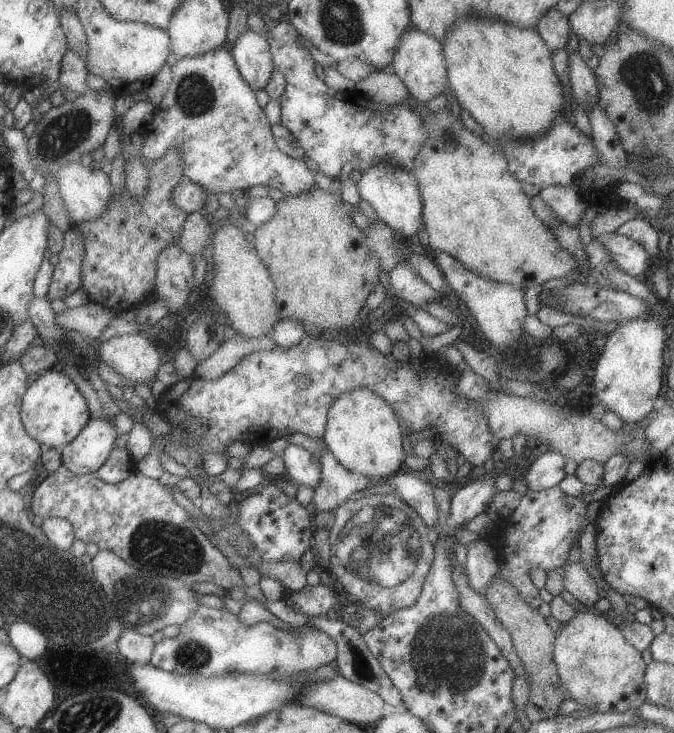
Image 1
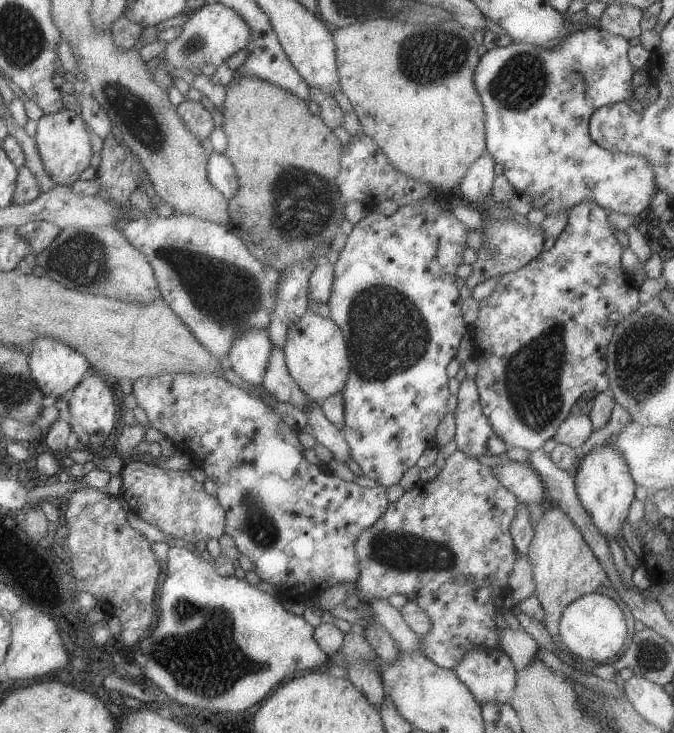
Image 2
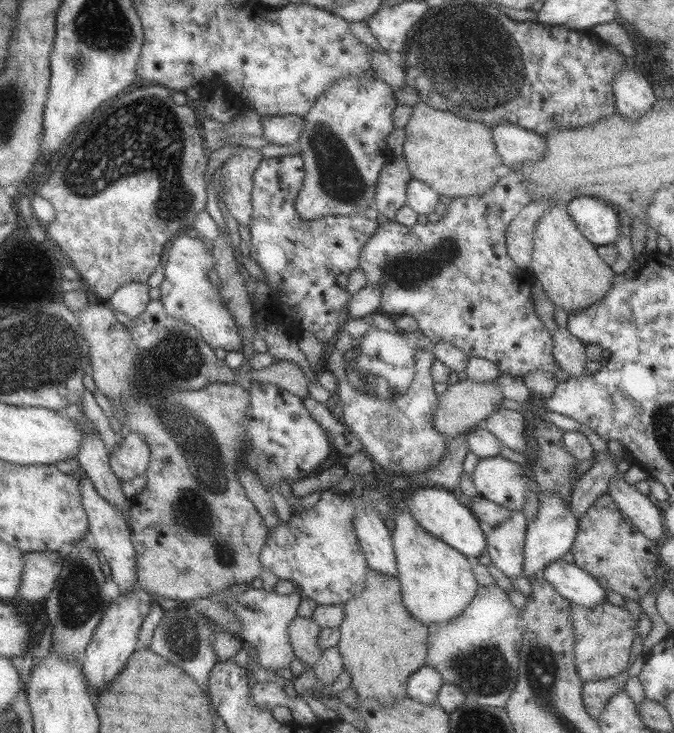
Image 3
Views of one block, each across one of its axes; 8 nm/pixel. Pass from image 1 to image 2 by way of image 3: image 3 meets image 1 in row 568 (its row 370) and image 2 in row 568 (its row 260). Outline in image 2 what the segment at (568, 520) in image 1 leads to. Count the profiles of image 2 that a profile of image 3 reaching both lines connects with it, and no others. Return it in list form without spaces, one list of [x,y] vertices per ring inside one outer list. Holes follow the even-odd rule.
[[[457,450],[447,456],[441,472],[431,482],[417,482],[399,500],[391,502],[385,514],[371,526],[359,532],[355,540],[359,578],[357,588],[361,590],[361,606],[367,608],[371,600],[387,600],[393,594],[405,596],[425,610],[425,604],[433,600],[437,608],[451,612],[451,620],[431,620],[427,634],[419,636],[419,650],[441,668],[453,670],[471,648],[485,648],[499,652],[499,630],[493,618],[501,614],[495,606],[497,598],[509,594],[509,576],[517,562],[517,548],[511,540],[511,522],[515,516],[517,496],[499,484],[493,468],[477,462],[475,456],[467,456]]]

